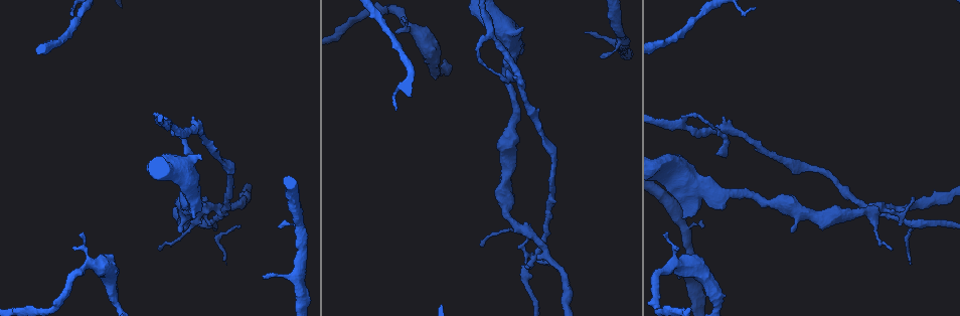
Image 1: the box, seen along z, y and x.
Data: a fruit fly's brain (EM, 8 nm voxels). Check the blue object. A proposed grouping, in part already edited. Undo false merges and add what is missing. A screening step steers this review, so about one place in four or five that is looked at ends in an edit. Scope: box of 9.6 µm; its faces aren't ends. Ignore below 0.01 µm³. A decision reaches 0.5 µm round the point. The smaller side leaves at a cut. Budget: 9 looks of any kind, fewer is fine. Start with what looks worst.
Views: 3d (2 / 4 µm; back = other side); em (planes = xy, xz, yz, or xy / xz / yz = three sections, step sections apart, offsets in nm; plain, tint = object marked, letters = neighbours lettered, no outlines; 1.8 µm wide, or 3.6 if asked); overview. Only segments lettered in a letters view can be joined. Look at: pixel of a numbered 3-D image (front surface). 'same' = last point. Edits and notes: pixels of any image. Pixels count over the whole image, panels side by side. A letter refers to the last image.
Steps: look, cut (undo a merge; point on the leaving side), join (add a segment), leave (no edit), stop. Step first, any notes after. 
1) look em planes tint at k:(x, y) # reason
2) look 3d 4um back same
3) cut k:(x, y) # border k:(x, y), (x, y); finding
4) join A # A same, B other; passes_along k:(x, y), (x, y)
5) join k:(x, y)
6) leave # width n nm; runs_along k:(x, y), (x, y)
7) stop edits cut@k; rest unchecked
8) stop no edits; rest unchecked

look em xz step 4 letters at 1:(890, 206) # abrupt turn

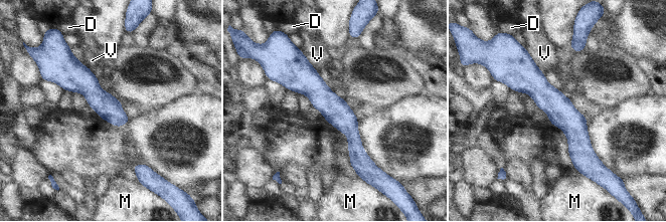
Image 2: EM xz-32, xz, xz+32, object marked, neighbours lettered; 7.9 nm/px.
look em planes letters same # cut it another way

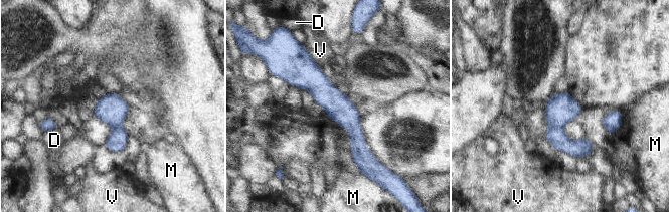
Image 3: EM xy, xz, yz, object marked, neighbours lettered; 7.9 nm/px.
cut 3:(556, 136) # width 200 nm; longest_contact M 190 nm; D other, M other, V other; two neurons meet here

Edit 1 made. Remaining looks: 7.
look overview

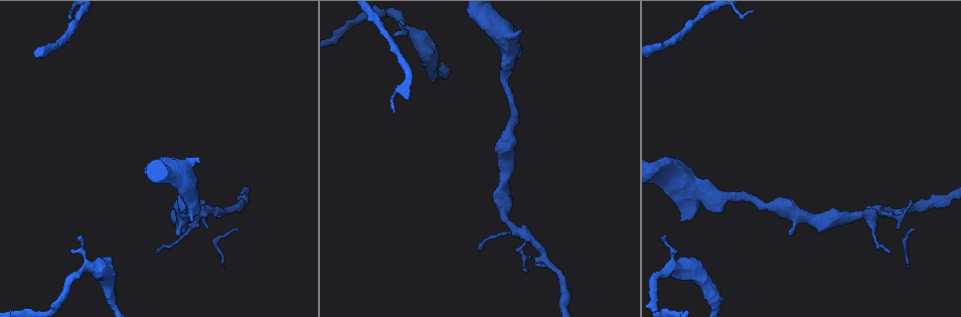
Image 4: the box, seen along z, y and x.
look 3d 4um at 4:(665, 234) # tapers out

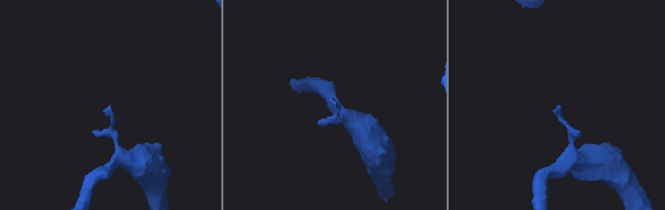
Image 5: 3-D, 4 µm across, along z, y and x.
look em 3.6um planes letters at 5:(559, 105) # need the tissue

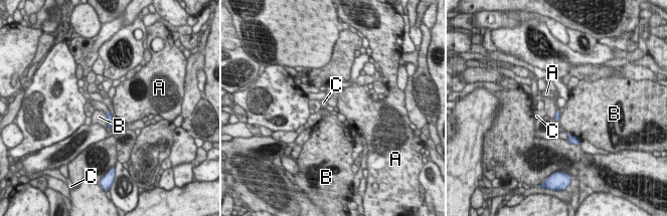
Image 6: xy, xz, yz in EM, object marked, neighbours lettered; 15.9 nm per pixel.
leave # longest_contact B 120 nm; A other, B other, C other; none of them fits

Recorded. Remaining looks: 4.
look em planes letters at 4:(789, 235) # free end

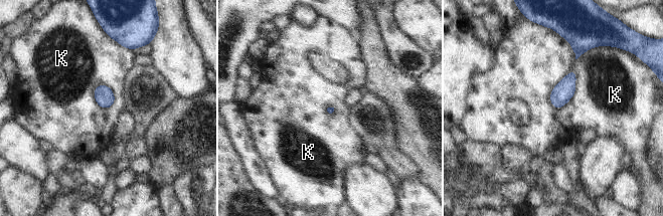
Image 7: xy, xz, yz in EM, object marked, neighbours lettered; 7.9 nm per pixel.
leave # K other; none of them fits

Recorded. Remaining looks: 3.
stop edits cut@3; rest unchecked

